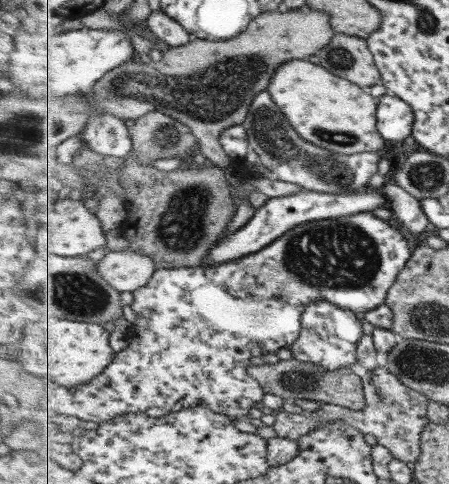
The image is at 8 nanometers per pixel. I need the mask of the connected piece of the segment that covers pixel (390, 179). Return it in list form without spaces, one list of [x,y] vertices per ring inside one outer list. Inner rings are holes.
[[[394,171],[387,175],[383,193],[388,197],[389,209],[411,232],[419,234],[432,228],[432,222],[423,210],[421,201],[397,182]]]

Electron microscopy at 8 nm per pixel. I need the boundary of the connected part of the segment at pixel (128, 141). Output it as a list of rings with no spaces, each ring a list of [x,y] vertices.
[[[96,108],[96,115],[91,117],[87,129],[81,133],[81,136],[91,150],[103,156],[127,158],[131,155],[134,144],[132,143],[132,133],[130,129],[127,129],[127,124],[124,121],[119,116],[108,114],[108,112],[100,112]]]

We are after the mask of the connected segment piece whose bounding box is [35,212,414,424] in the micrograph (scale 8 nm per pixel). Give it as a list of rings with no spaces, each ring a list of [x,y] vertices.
[[[360,212],[353,216],[340,216],[339,218],[328,218],[327,220],[312,220],[305,224],[300,224],[297,228],[290,230],[281,236],[273,244],[265,247],[259,252],[249,254],[243,258],[229,261],[227,264],[219,264],[213,268],[182,267],[177,269],[157,269],[153,278],[147,286],[139,288],[133,292],[134,301],[130,305],[136,315],[136,322],[129,326],[127,331],[128,346],[116,353],[113,362],[95,379],[89,383],[80,384],[76,387],[59,386],[54,395],[44,394],[41,399],[35,402],[35,414],[42,418],[47,418],[47,410],[51,410],[52,422],[67,422],[72,418],[79,418],[83,421],[91,420],[96,423],[103,423],[117,416],[129,414],[130,412],[145,412],[149,408],[164,408],[170,412],[179,412],[187,408],[193,408],[199,404],[208,405],[215,412],[223,413],[233,418],[245,420],[249,410],[263,400],[265,389],[260,381],[255,380],[249,373],[253,356],[263,356],[265,353],[276,353],[279,348],[291,348],[292,344],[300,338],[302,318],[305,308],[309,303],[316,300],[326,300],[336,304],[338,307],[349,309],[360,315],[372,311],[386,303],[390,288],[396,283],[400,272],[412,259],[414,250],[409,248],[409,240],[393,228],[387,221],[377,218],[371,212]]]

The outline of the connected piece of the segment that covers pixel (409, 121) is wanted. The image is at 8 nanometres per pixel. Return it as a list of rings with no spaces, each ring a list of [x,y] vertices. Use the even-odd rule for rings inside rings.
[[[384,94],[378,101],[377,127],[385,140],[399,142],[412,136],[415,122],[413,108],[393,94]]]

